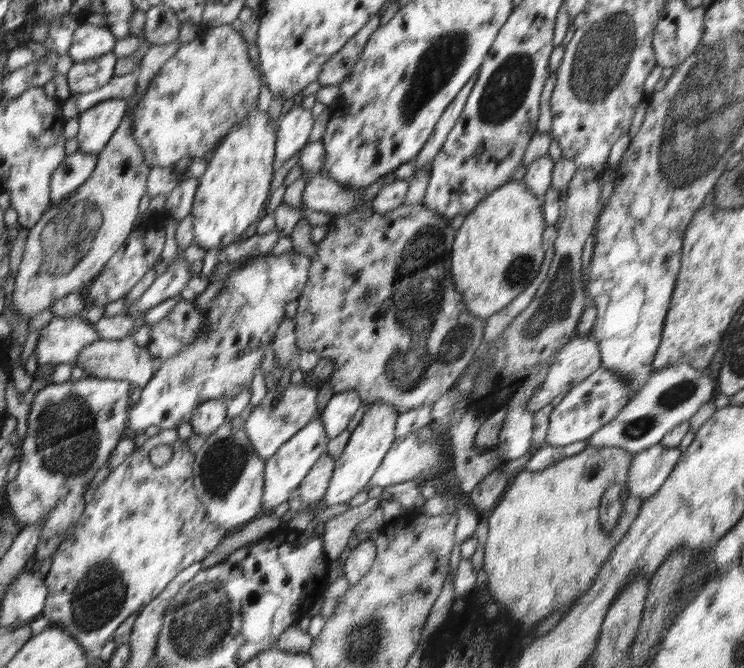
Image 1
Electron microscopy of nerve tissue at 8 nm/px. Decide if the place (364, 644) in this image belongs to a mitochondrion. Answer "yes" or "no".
yes

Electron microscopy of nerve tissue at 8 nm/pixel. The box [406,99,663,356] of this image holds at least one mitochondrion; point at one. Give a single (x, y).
(553, 305)

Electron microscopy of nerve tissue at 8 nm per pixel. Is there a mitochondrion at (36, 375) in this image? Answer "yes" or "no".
no

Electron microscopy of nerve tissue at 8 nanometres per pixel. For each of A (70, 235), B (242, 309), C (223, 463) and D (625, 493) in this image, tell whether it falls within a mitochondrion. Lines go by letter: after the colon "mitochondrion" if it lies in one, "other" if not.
A: mitochondrion
B: mitochondrion
C: mitochondrion
D: other

